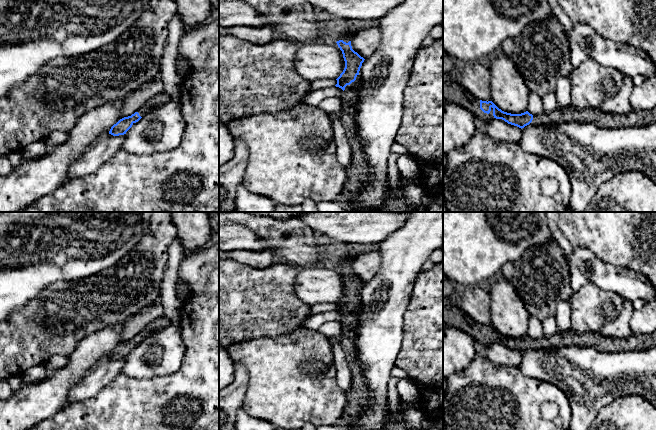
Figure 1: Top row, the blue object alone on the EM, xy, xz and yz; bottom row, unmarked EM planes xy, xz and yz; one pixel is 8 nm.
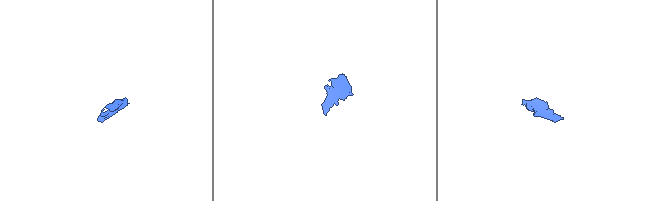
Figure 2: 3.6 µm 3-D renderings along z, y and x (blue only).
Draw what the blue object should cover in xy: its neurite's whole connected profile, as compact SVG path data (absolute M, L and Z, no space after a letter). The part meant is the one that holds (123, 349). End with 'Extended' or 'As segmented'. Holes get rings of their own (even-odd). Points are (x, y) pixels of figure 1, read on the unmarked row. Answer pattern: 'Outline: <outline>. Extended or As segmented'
Outline: M164 315L153 320L151 323L147 324L134 338L120 343L116 348L114 348L111 351L109 358L113 360L126 358L132 349L138 346L144 339L164 328L167 328L170 325L170 320Z. Extended

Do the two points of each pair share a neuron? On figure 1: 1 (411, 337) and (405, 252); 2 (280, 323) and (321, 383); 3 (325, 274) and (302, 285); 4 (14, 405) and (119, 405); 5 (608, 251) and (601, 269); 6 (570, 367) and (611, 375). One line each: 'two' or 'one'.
1: two
2: two
3: one
4: two
5: two
6: one

